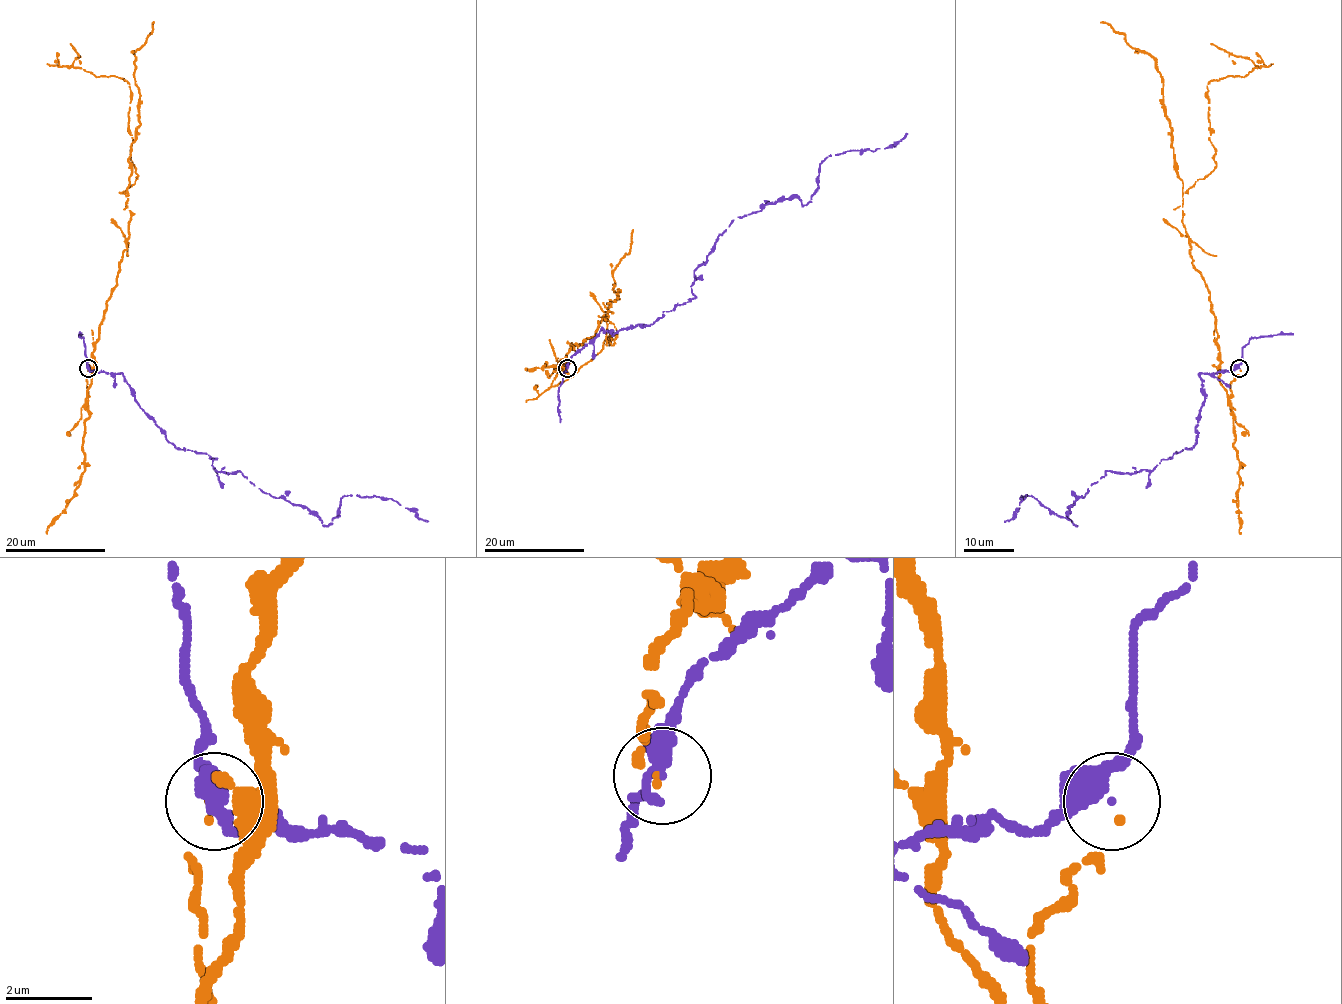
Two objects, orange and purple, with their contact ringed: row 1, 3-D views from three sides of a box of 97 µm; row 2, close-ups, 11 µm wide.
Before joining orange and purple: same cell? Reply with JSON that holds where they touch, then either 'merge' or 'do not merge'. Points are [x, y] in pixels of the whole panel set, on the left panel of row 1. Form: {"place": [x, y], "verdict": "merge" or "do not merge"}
{"place": [88, 368], "verdict": "do not merge"}

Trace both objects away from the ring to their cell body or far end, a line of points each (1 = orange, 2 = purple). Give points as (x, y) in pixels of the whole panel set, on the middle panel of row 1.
1: (566, 369), (570, 347), (595, 333), (609, 311), (613, 345), (610, 336), (552, 386), (559, 370), (549, 340)
2: (568, 369), (602, 328), (648, 326), (695, 297), (693, 272), (737, 216), (805, 205), (827, 157), (907, 133)

